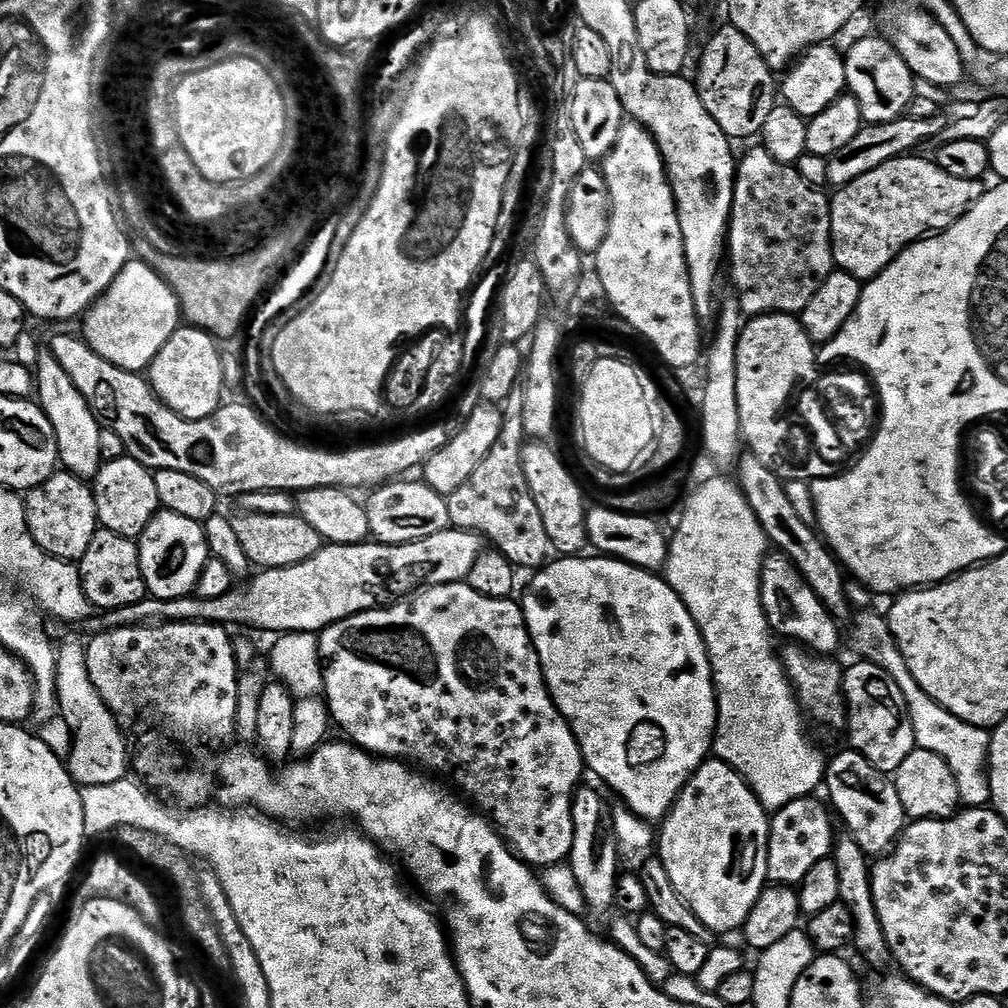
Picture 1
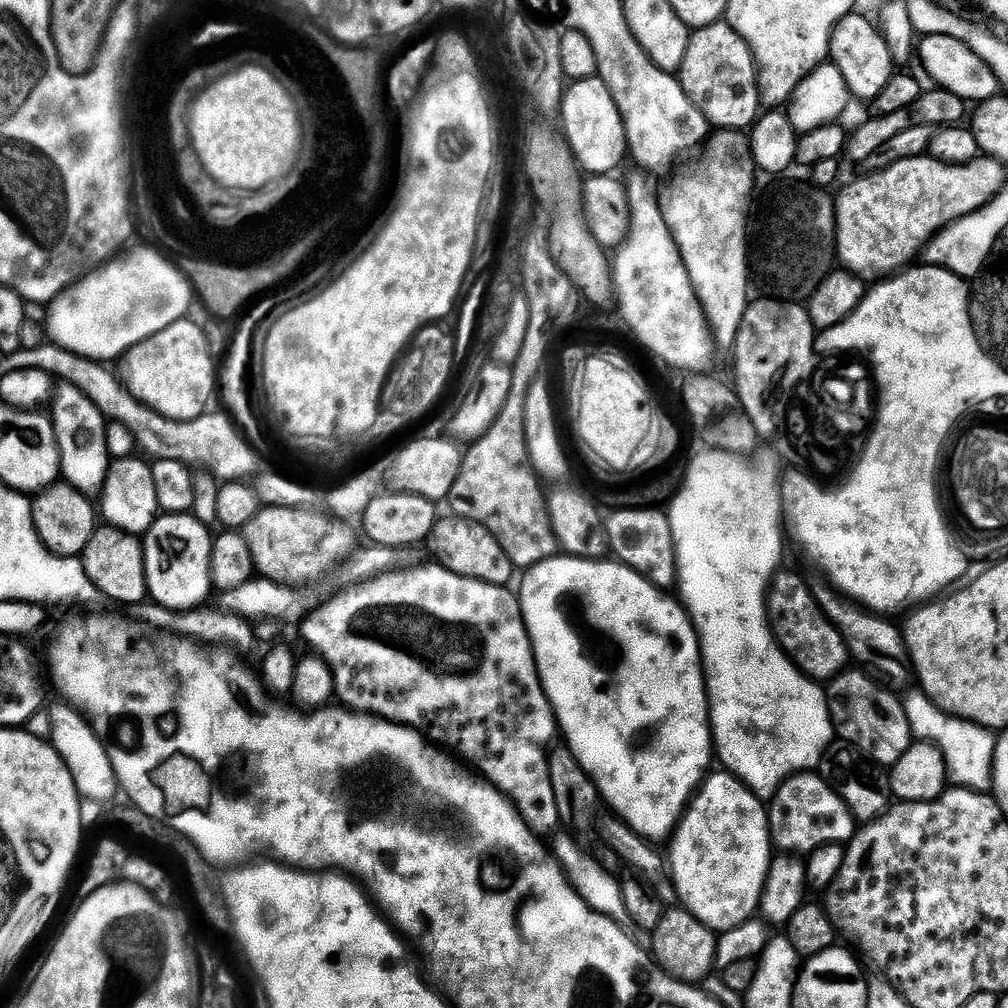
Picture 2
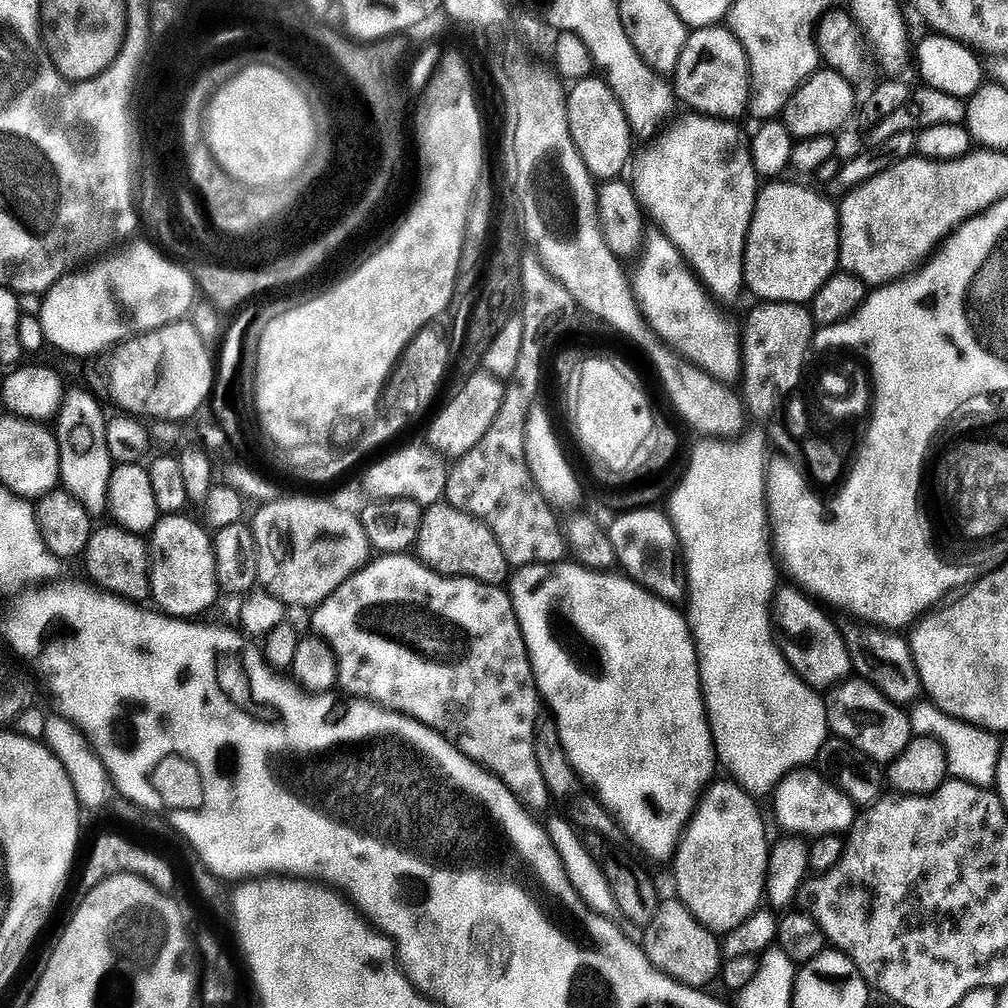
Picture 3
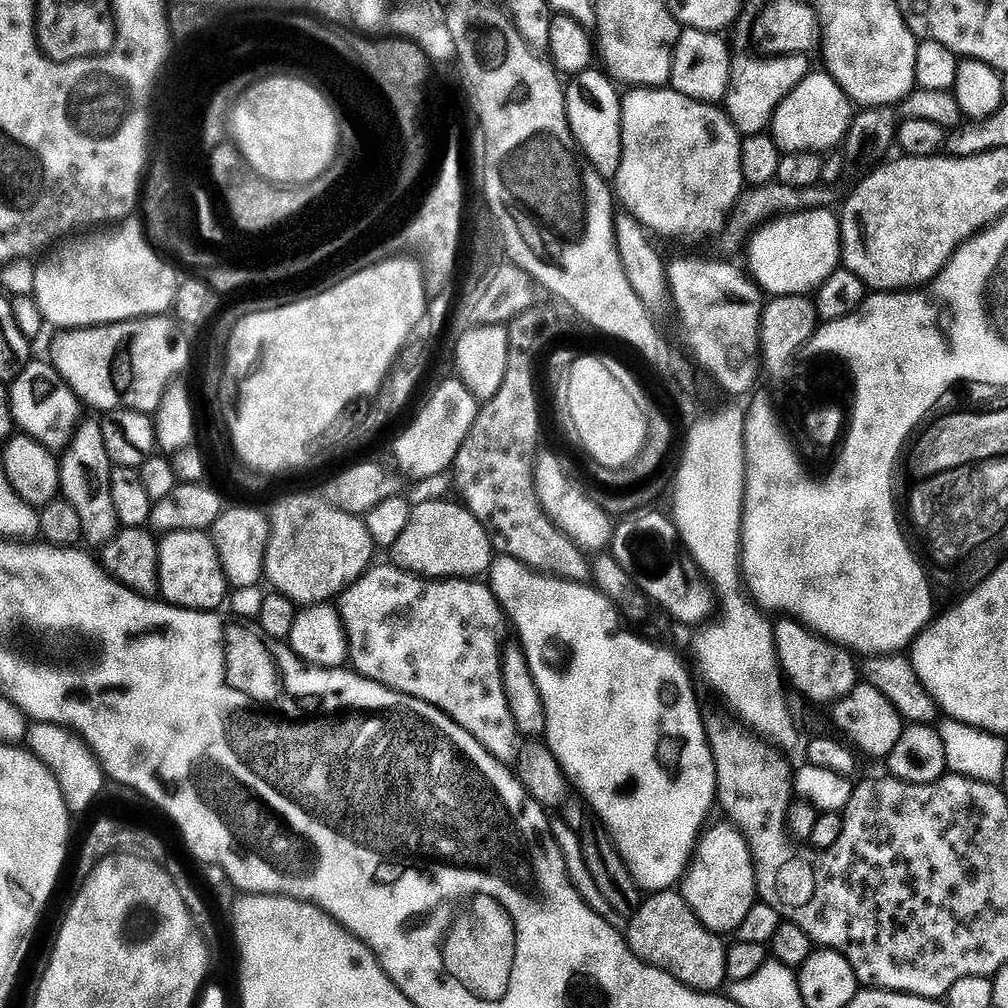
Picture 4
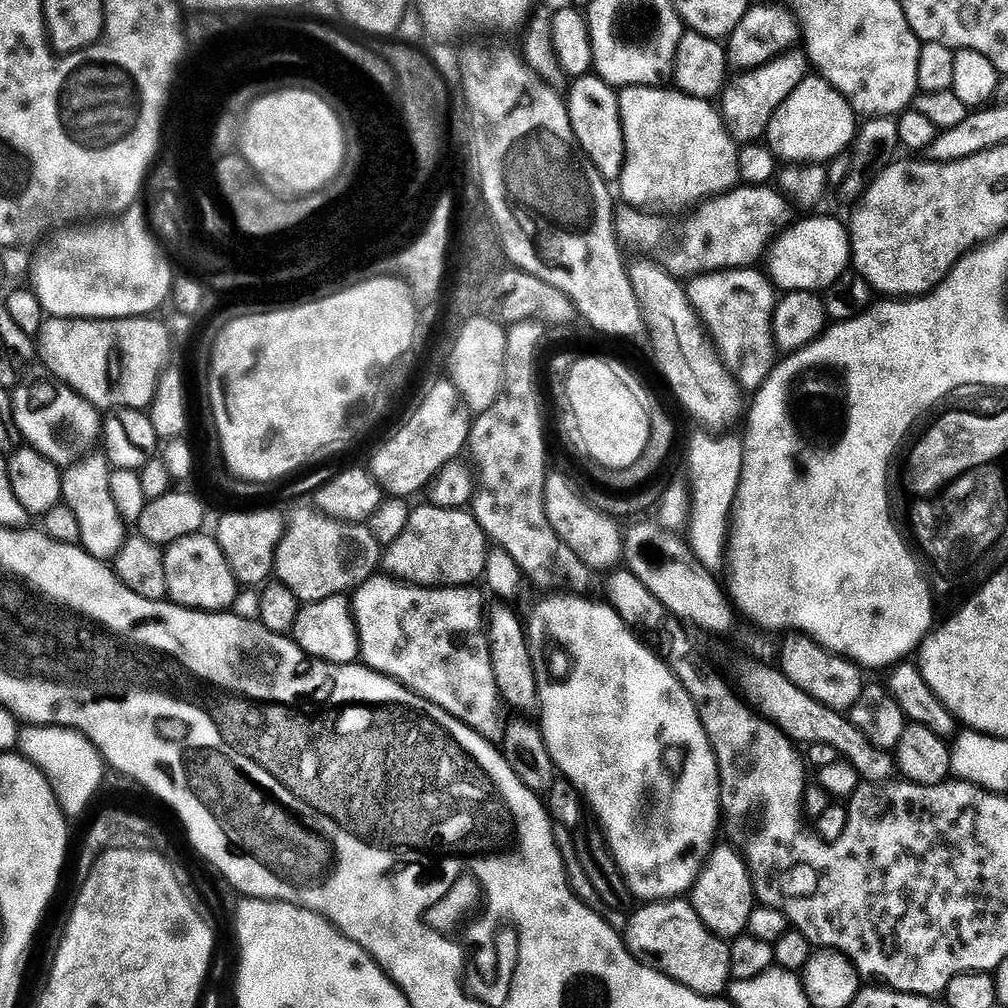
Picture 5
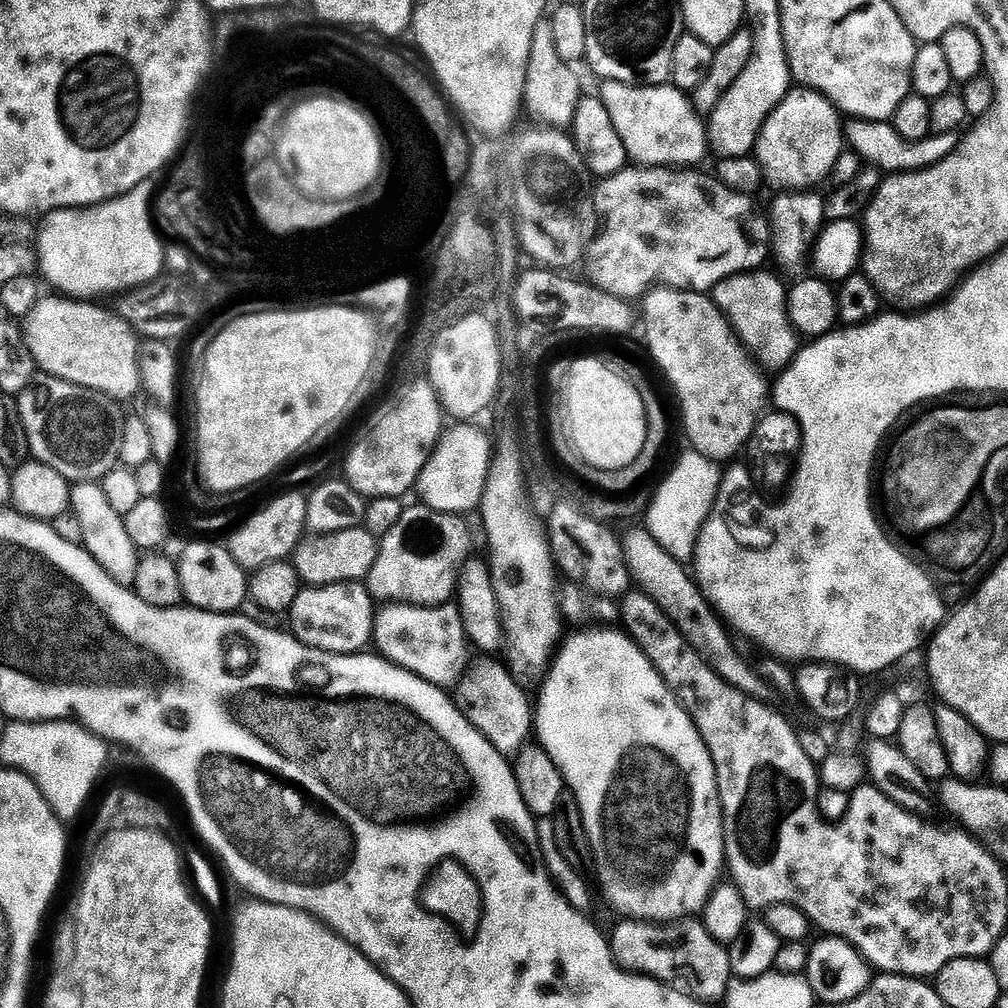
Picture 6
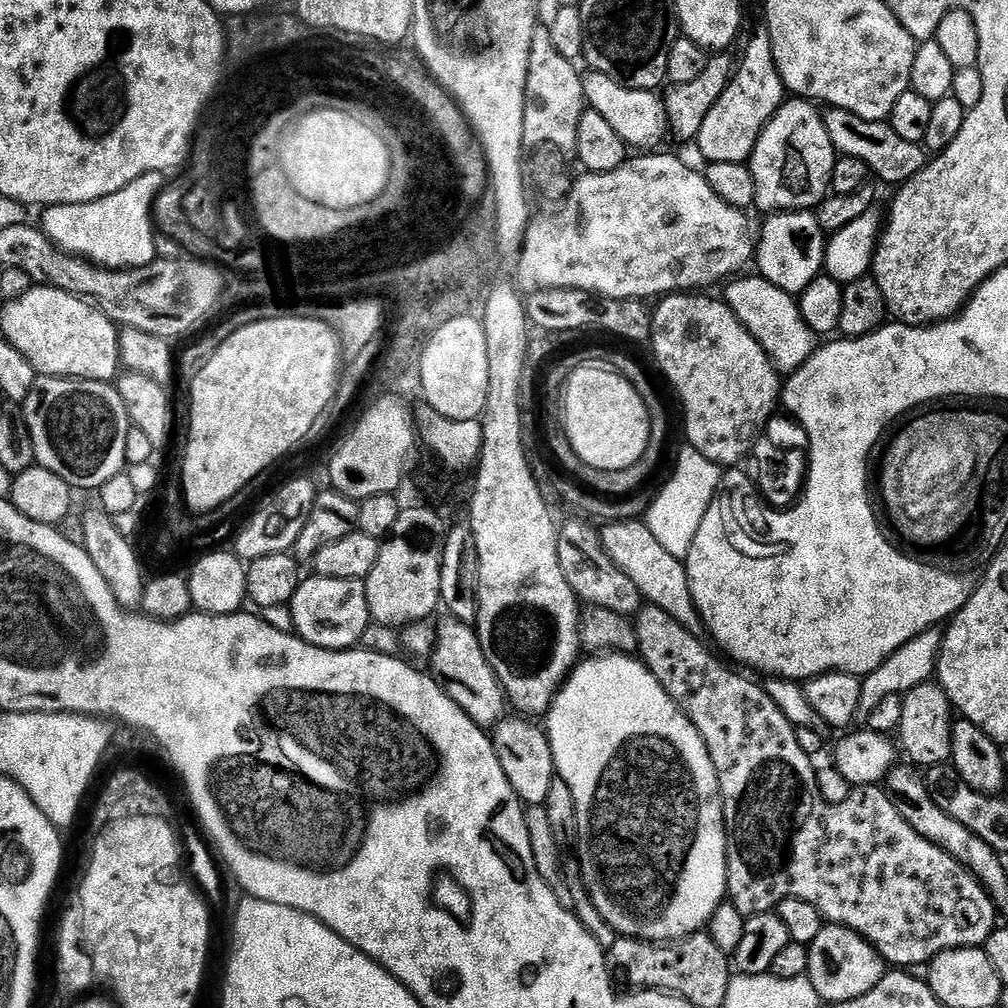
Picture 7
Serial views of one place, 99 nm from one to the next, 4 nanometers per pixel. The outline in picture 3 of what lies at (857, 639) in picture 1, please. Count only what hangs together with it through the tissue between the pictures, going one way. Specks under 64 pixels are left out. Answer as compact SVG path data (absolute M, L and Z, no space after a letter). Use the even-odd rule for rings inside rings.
M931 702L915 705L909 720L915 735L933 736L943 744L947 751L949 775L953 779L965 780L969 784L987 788L995 783L1002 751L1002 745L998 742L999 737L995 733L984 728L974 727L961 720L955 720L945 715L939 707Z

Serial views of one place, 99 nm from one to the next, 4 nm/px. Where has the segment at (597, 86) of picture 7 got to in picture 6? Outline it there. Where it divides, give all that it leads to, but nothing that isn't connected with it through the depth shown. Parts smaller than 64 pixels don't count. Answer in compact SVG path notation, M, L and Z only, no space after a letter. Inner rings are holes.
M617 80L599 85L600 101L610 110L614 130L626 146L626 154L633 165L642 168L684 170L696 164L710 152L710 137L706 120L695 103L675 86L637 86Z

